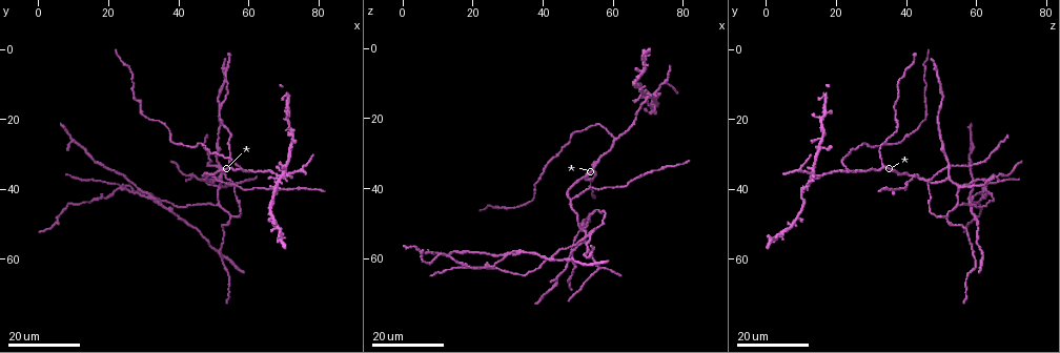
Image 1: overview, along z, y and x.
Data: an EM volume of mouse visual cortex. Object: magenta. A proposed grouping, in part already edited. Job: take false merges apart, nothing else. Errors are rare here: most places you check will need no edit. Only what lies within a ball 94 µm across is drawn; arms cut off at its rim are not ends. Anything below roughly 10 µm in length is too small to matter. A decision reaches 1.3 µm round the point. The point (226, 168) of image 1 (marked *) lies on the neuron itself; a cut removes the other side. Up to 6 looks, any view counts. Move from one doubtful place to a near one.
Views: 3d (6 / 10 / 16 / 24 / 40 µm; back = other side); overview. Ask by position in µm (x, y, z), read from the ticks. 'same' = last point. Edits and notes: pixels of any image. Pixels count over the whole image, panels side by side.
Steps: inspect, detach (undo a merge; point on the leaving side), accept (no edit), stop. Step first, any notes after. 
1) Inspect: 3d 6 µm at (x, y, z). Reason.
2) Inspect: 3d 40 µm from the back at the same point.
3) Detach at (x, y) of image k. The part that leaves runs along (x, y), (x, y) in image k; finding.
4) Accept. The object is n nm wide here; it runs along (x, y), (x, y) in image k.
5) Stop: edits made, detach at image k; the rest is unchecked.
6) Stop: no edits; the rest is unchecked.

Inspect: 3d 16 µm at (24.5, 40.0, 62.5).

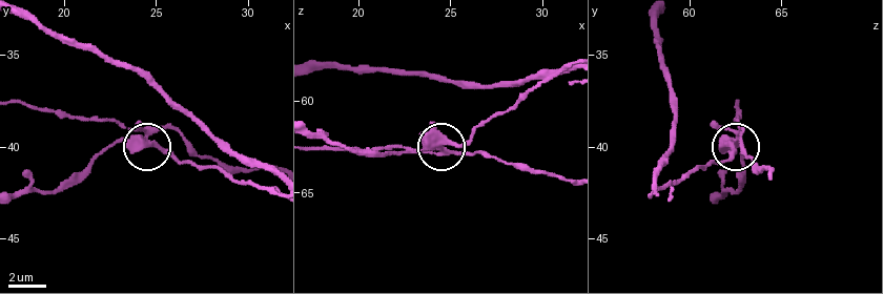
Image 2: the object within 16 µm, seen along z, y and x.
Inspect: 3d 6 µm at (24.9, 39.9, 62.1). Zoom in.

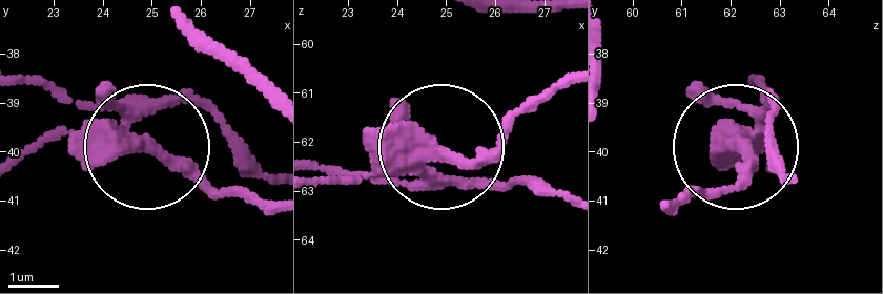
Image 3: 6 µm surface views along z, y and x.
Detach at (713, 132) of image 3. The object is 380 nm wide here; the part that leaves runs along (145, 108), (145, 129), (187, 180), (275, 205) in image 3; a second neuron is stuck on.

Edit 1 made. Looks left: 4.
Inspect: overview. See it whole again.

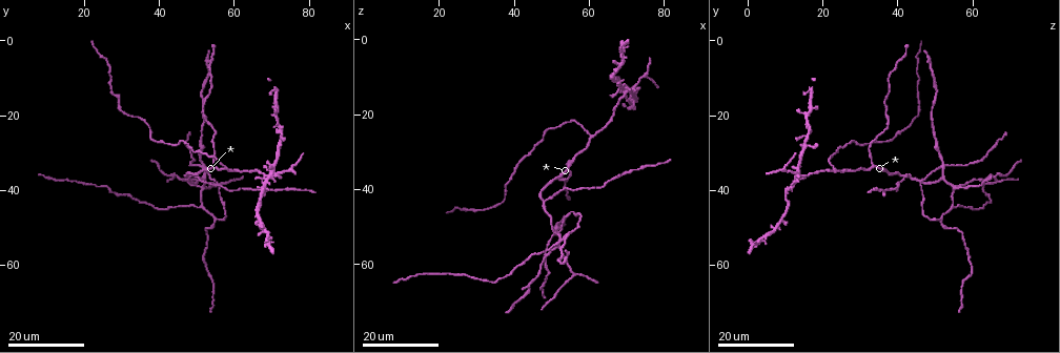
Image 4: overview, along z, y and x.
Inspect: 3d 16 µm at (52.0, 44.0, 55.0). Three-way junction.

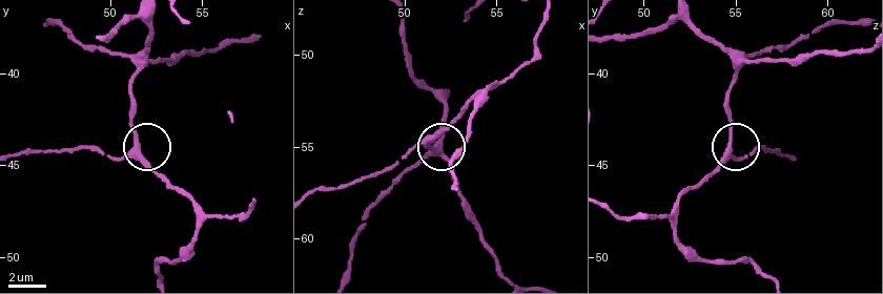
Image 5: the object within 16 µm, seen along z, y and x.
Inspect: 3d 6 µm at (51.4, 44.5, 54.6). Closer look.

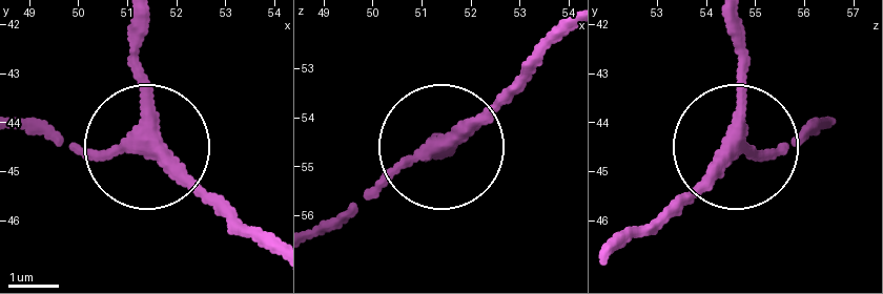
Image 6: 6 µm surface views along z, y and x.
Accept. It runs along (130, 17), (139, 139), (105, 155), (47, 143) in image 6; all the same neuron.

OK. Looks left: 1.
Stop: edits made, detach at image 3; the rest is unchecked.

